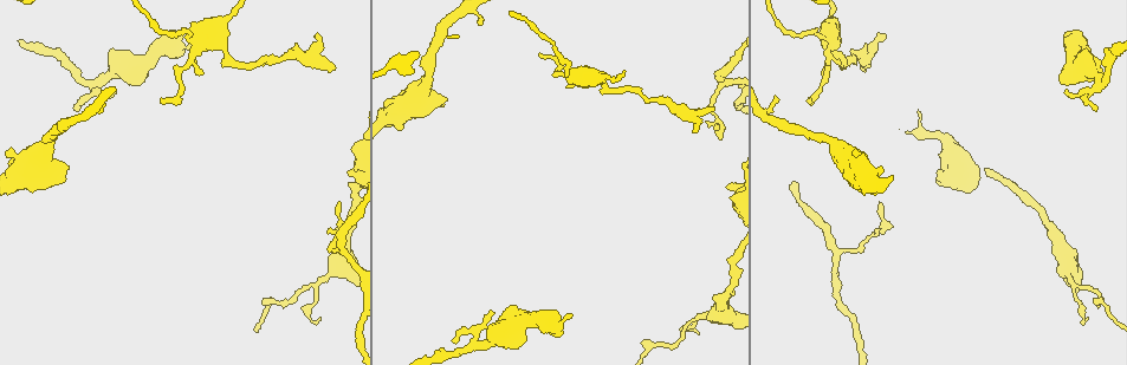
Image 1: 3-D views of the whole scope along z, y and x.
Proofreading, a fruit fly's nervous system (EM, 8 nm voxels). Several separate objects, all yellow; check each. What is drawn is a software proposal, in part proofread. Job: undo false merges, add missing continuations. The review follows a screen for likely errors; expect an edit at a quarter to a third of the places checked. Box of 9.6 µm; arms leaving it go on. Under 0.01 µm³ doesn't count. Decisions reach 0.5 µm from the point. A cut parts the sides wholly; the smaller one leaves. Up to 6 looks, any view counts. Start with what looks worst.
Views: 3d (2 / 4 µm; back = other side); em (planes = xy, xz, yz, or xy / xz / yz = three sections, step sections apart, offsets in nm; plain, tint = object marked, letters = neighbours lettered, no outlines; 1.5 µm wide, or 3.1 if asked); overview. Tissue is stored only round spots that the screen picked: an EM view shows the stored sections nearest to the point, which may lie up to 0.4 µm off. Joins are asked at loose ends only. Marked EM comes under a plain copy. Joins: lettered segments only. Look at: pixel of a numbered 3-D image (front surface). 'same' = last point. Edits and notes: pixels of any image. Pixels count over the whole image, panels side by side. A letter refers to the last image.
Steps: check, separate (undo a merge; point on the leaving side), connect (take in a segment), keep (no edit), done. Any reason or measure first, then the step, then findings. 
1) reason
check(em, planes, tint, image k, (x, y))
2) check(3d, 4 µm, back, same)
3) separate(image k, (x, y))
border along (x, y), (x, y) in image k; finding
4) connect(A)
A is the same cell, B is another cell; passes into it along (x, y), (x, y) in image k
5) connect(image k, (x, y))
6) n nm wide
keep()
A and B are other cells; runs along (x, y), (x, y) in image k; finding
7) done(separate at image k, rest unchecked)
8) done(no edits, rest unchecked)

an open end
check(em, planes, letters, image 1, (886, 35))

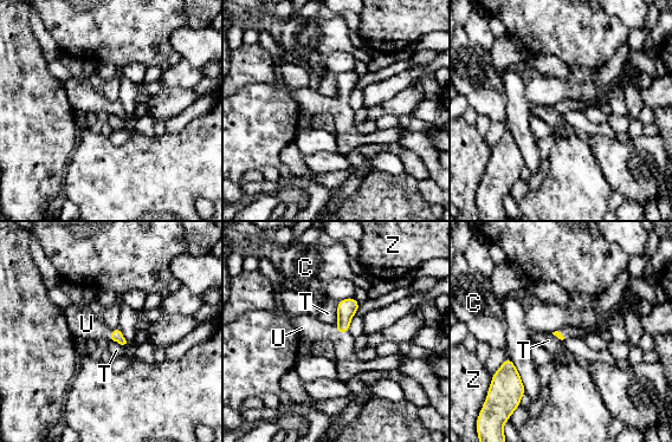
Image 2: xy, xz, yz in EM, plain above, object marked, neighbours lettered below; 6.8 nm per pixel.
T touches over 160 nm
connect(U)
U is the same cell, C, T and Z are other cells; the neuron continues

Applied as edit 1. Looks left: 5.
check(overview)

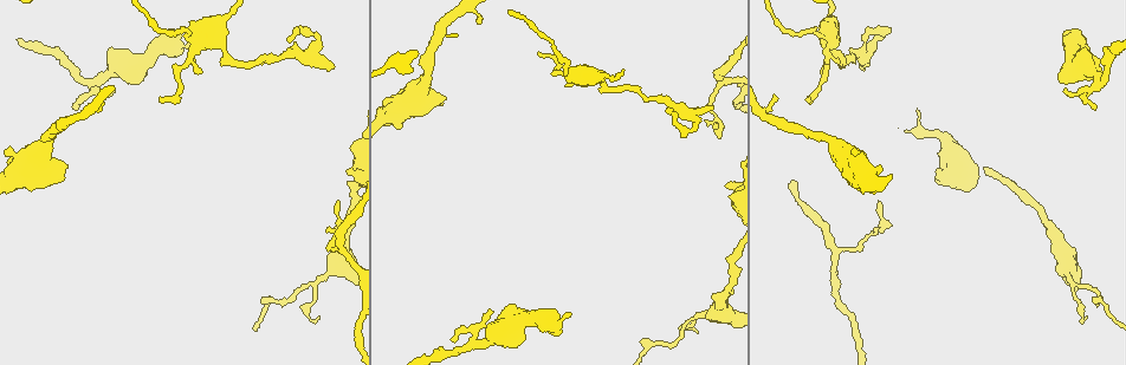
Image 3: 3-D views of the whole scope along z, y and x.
check(em, planes, letters, image 3, (318, 319))

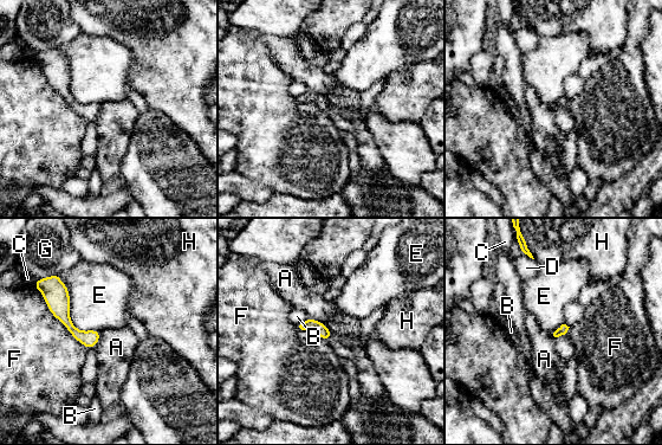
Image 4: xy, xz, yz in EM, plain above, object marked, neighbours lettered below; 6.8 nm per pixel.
70 nm wide
keep()
A, B, C, D, E, F, G and H are other cells; runs along (56, 281), (64, 318), (90, 344) in image 4; no lettered segment goes on from it

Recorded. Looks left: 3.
free end
check(3d, 4 µm, image 3, (455, 339))

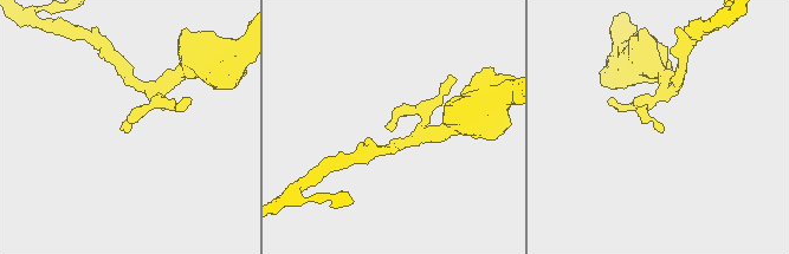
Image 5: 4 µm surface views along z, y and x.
check(em, planes, letters, image 5, (392, 124))

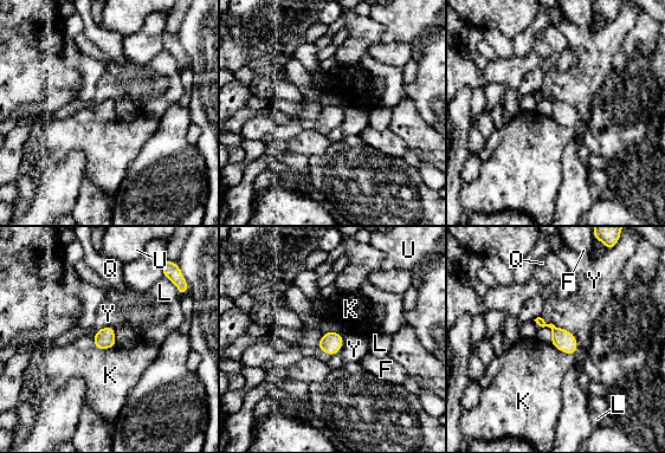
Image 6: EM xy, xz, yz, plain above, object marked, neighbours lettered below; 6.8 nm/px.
keep()
F, K, L, Q, U and Y are other cells; border along (551, 343), (557, 349), (573, 356) in image 6; none of them fits

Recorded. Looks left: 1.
done(connect at image 2, rest unchecked)

